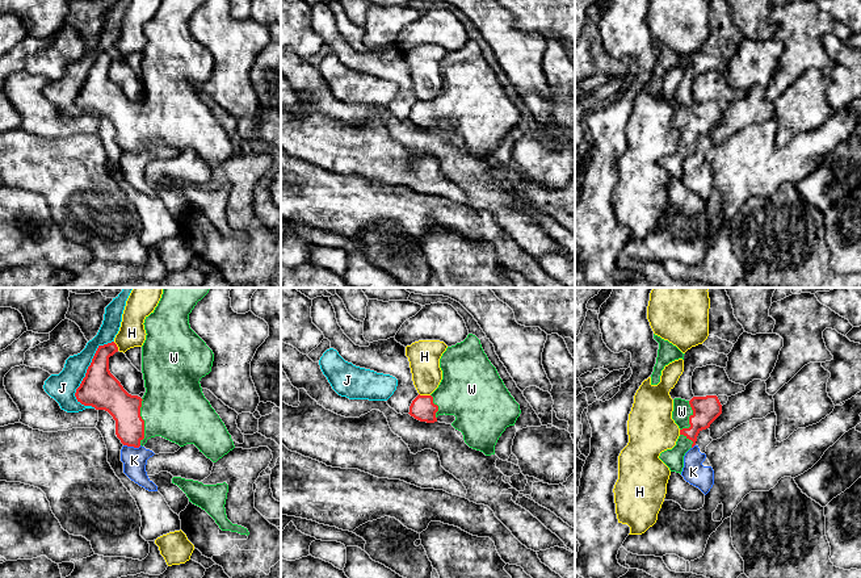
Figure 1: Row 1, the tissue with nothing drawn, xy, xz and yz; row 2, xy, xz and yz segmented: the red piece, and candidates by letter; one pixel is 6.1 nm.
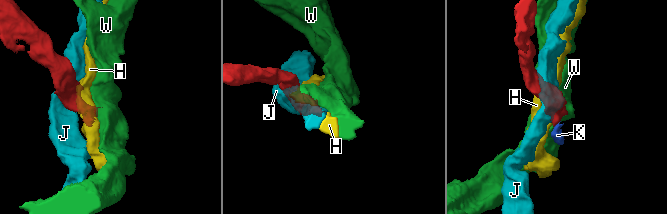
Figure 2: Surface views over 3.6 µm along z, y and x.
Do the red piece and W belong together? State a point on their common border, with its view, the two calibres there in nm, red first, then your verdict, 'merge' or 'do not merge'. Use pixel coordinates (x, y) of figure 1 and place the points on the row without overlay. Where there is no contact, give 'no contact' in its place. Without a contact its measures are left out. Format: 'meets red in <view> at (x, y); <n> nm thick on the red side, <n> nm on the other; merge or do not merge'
meets red in xy at (143, 128); 190 nm thick on the red side, 400 nm on the other; merge

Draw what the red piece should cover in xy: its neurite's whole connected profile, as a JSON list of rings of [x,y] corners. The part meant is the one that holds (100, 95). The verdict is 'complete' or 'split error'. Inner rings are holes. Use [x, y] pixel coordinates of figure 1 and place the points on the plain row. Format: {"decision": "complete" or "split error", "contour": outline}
{"decision": "split error", "contour": [[[161,0],[155,16],[146,22],[143,30],[147,41],[142,51],[142,79],[146,99],[142,104],[129,100],[109,76],[109,63],[118,58],[117,50],[112,47],[98,51],[85,83],[76,95],[75,102],[77,108],[84,112],[108,117],[116,126],[116,141],[123,151],[139,154],[140,151],[143,152],[148,144],[161,142],[180,152],[194,150],[200,158],[213,168],[217,168],[235,154],[231,141],[210,108],[205,104],[200,89],[201,84],[211,78],[214,59],[190,34],[189,20],[205,1],[206,0]]]}

